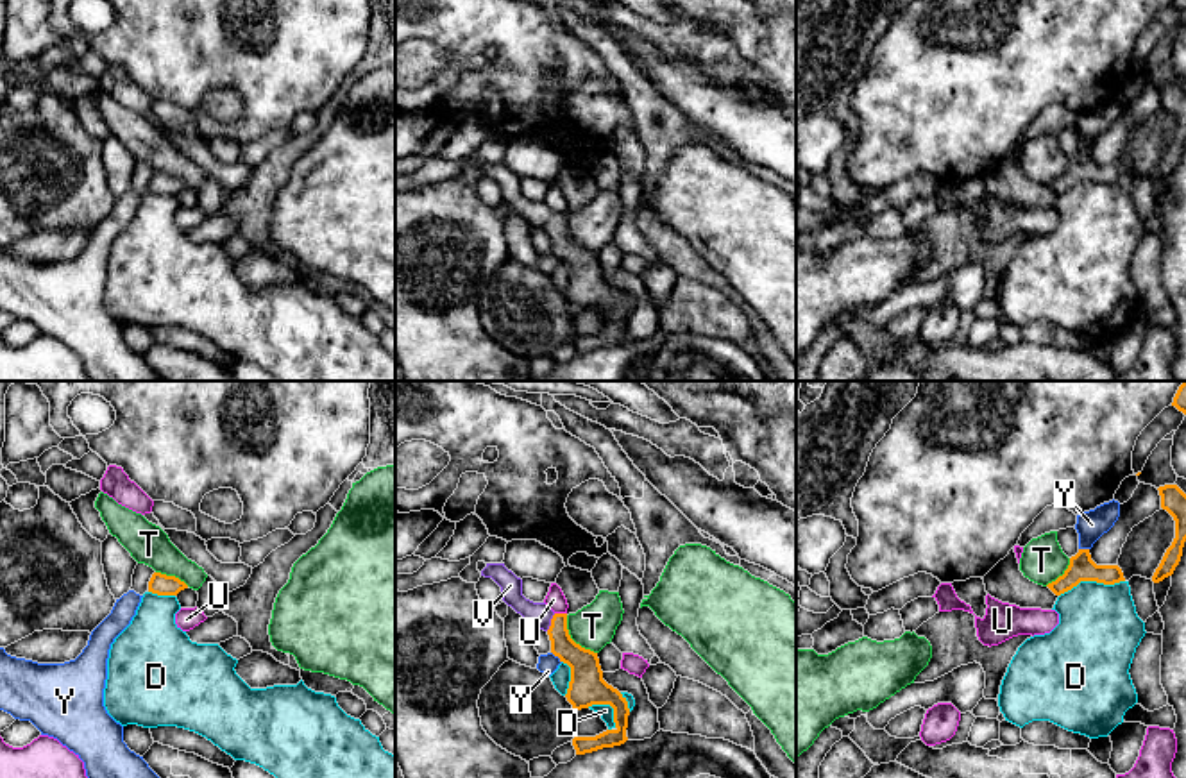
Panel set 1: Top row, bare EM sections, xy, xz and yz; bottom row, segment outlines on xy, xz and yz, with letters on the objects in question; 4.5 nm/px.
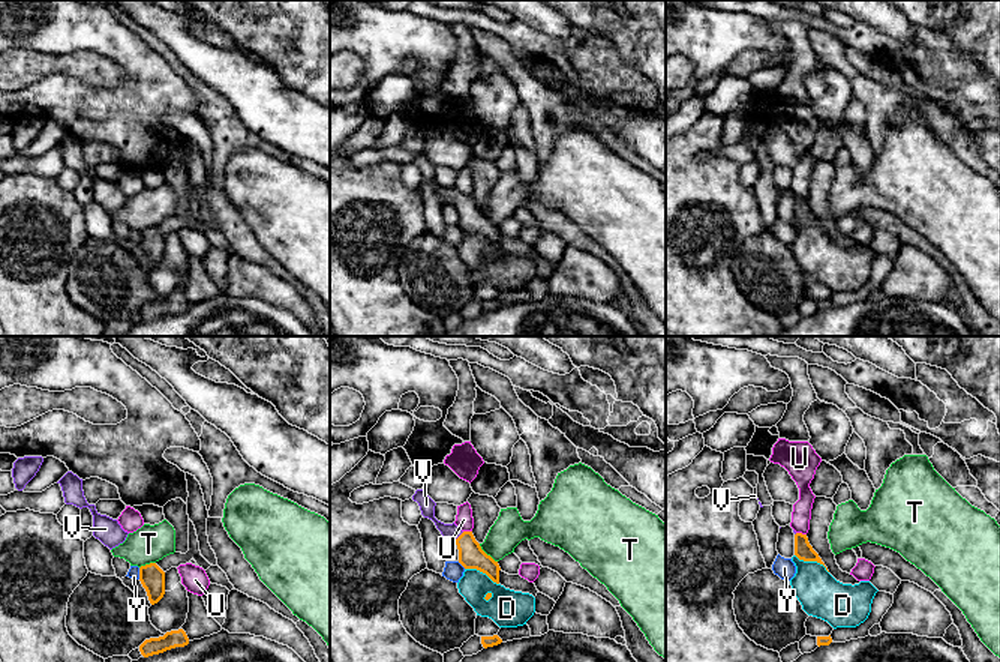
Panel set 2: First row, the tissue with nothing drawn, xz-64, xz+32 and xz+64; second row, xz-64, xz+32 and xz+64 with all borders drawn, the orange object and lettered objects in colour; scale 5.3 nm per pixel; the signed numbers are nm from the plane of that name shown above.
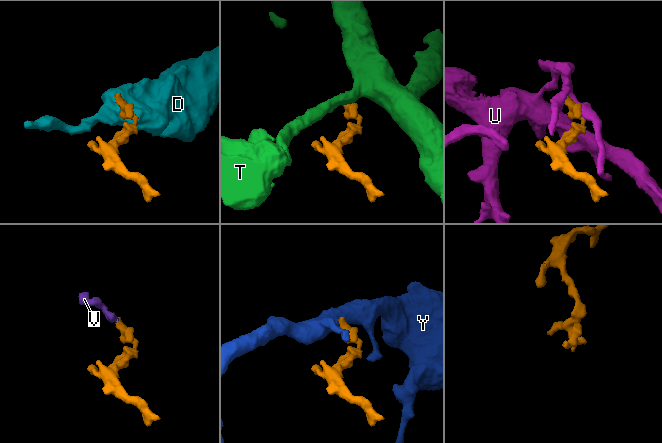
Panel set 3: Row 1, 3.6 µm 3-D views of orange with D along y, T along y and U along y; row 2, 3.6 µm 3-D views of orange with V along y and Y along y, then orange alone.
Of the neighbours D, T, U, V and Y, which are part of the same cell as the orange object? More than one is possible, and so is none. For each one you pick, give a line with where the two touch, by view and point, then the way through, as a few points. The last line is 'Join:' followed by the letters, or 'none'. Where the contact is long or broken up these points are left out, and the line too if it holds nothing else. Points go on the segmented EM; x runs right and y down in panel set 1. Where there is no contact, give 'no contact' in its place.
V: xz (551, 623) | across xz (584, 664), (560, 641), (551, 623), (539, 616)
Join: V

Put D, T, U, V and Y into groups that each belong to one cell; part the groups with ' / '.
D / T / U / V / Y

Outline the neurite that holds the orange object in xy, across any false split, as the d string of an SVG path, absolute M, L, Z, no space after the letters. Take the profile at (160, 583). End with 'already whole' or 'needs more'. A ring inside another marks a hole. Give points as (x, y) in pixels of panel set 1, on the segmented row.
M154 572L148 581L148 592L157 596L177 596L184 588L188 588L184 581L181 581L175 576L166 576L161 572Z; already whole

